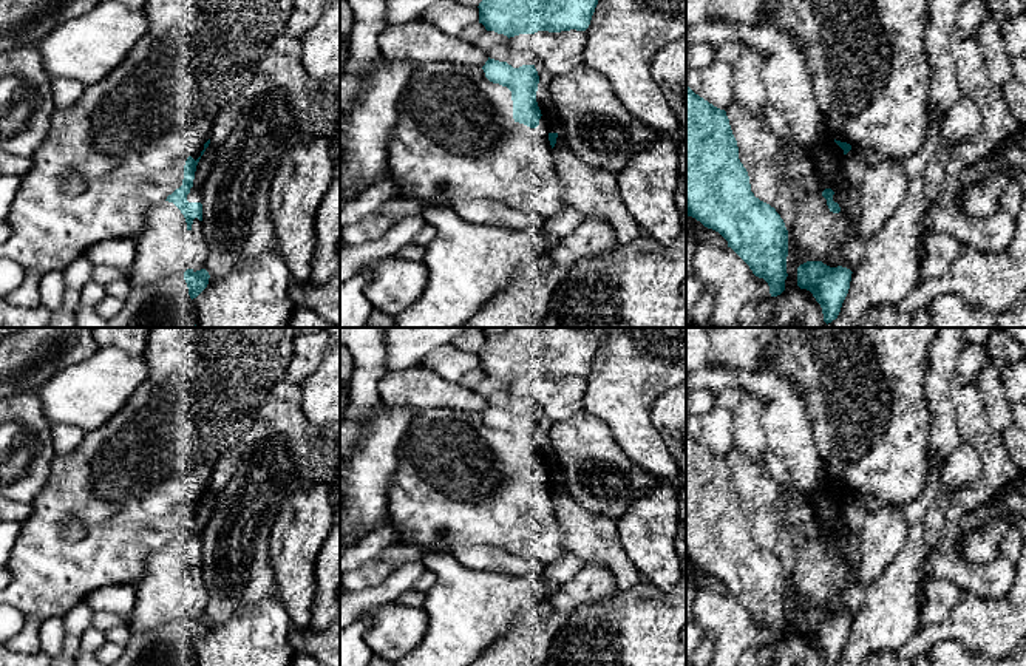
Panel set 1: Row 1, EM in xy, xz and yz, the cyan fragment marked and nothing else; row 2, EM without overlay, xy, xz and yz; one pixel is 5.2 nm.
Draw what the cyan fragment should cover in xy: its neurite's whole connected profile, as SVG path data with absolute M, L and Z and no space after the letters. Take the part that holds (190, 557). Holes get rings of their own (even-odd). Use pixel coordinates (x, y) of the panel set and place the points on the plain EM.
M192 502L187 504L184 511L182 532L165 545L173 549L181 556L187 569L187 576L192 576L195 564L202 567L201 533L193 530L199 505L201 502L196 507Z

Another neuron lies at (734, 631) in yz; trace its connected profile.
M702 589L694 601L694 618L714 634L709 666L739 666L742 655L759 638L756 621L731 593Z

